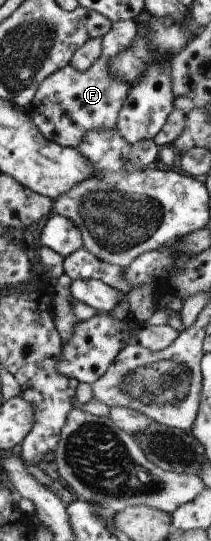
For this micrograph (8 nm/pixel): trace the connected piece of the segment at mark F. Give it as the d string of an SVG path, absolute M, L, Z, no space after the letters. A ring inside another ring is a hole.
M137 20L113 22L111 30L103 37L103 52L98 61L88 71L78 71L74 66L66 66L52 74L39 87L34 101L29 105L29 114L41 132L62 147L78 148L87 131L116 130L124 104L132 86L117 80L111 73L113 59L128 49L139 33Z

